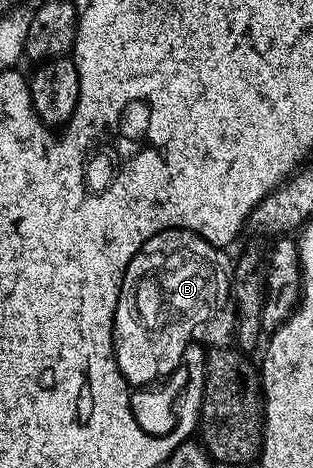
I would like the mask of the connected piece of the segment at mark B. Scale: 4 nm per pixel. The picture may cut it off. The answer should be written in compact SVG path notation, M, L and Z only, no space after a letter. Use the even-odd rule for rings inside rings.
M167 231L158 234L157 237L150 237L140 247L140 251L136 251L136 255L128 263L126 274L122 280L122 297L124 304L119 303L114 312L114 358L116 363L121 367L121 375L118 381L122 381L122 393L126 393L126 409L130 412L130 421L134 421L138 433L142 433L142 437L154 437L154 441L162 441L162 437L170 437L170 433L174 433L174 429L178 429L180 419L182 417L182 404L186 401L186 392L190 390L190 371L180 371L174 373L167 379L163 385L146 385L149 381L154 381L157 377L166 377L178 364L182 361L182 352L189 347L193 341L199 341L205 347L226 347L231 344L234 335L234 322L236 320L234 295L232 292L232 257L226 253L225 248L208 243L204 238L199 237L196 233L189 231ZM126 353L136 360L131 365L126 365Z

